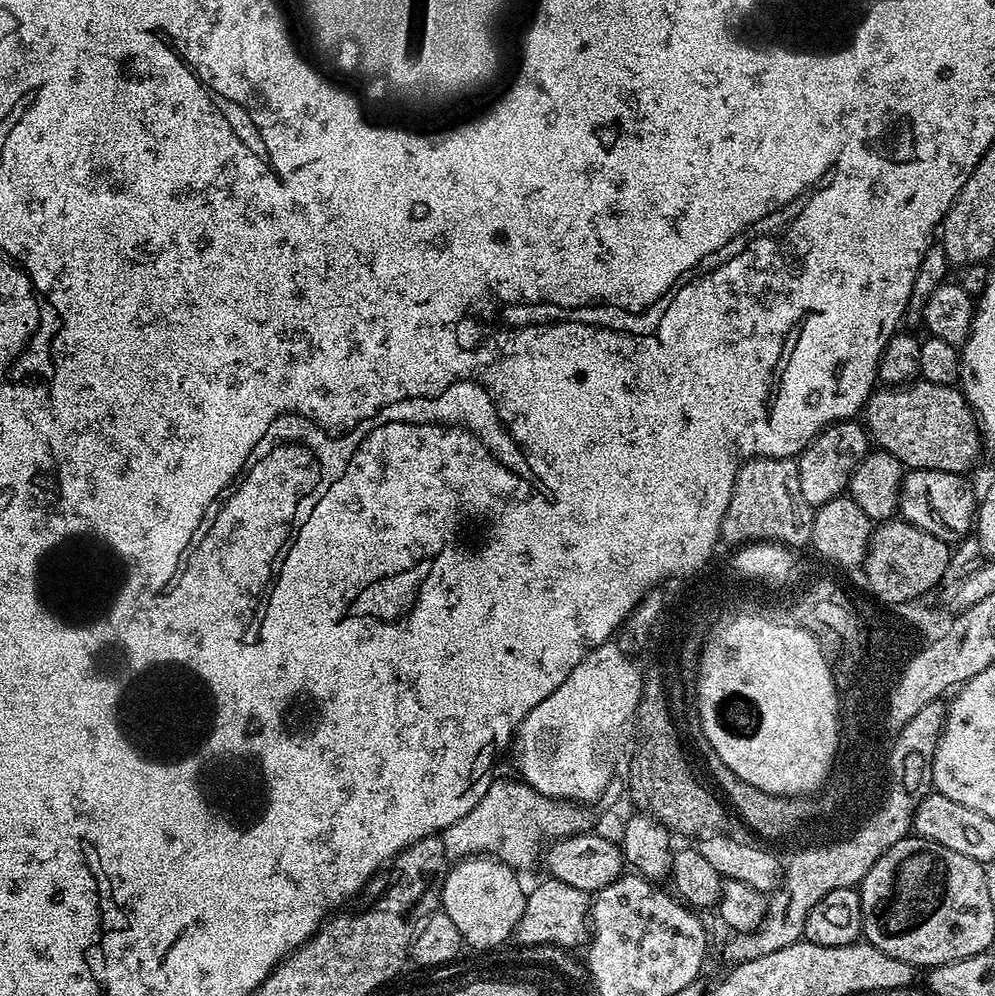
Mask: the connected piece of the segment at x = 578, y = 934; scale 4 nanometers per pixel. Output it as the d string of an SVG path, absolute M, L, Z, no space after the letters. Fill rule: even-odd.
M544 878L536 889L527 893L522 910L522 918L514 933L515 943L524 948L532 948L536 944L556 945L565 950L573 950L587 945L590 939L590 896L574 886L566 886L566 882Z

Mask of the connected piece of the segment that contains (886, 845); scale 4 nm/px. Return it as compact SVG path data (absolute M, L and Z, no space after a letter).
M943 703L927 704L922 706L922 710L918 710L918 714L914 714L914 718L910 718L910 722L900 727L895 733L896 741L892 744L892 753L889 756L887 753L886 756L886 790L888 788L888 793L885 794L880 809L861 828L854 829L845 840L836 840L833 844L820 844L817 848L804 848L786 860L780 887L771 893L767 916L753 932L733 935L731 937L733 940L725 946L724 956L729 960L727 962L729 965L735 966L747 960L762 958L762 954L774 954L774 950L782 950L791 944L801 943L806 926L806 914L810 914L810 910L814 910L814 906L818 906L818 902L822 902L822 898L826 898L830 890L856 888L870 870L870 866L874 866L874 862L878 862L878 858L882 858L882 854L886 854L886 850L890 850L894 842L904 839L913 831L912 819L916 808L922 802L922 798L926 798L934 788L932 759L936 753L936 743L940 741L940 730L944 727L945 715L946 708Z

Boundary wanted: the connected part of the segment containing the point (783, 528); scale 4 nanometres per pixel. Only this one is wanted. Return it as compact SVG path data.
M754 456L744 461L730 494L730 506L726 506L726 514L722 518L721 541L748 544L751 540L777 540L792 548L807 545L812 538L814 505L806 502L802 495L802 485L798 482L799 469L799 463L792 458Z

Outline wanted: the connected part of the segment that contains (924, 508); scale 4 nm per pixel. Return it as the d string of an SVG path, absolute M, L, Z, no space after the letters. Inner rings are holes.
M914 468L904 473L904 481L900 484L899 515L909 524L926 530L926 534L934 534L934 538L959 542L973 531L974 521L978 511L977 493L972 493L972 488L967 484L965 477L958 472L943 472L942 470L926 470Z

